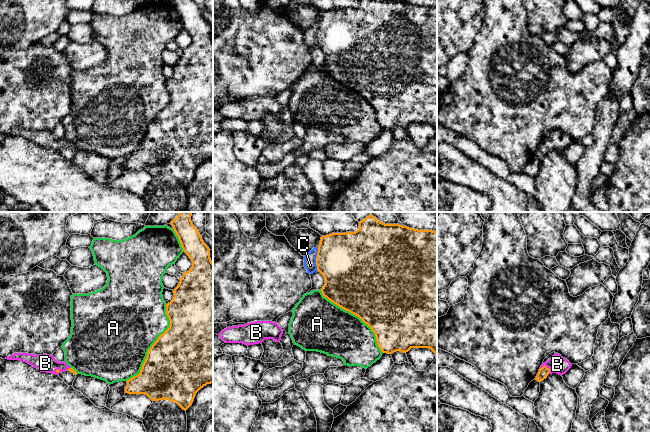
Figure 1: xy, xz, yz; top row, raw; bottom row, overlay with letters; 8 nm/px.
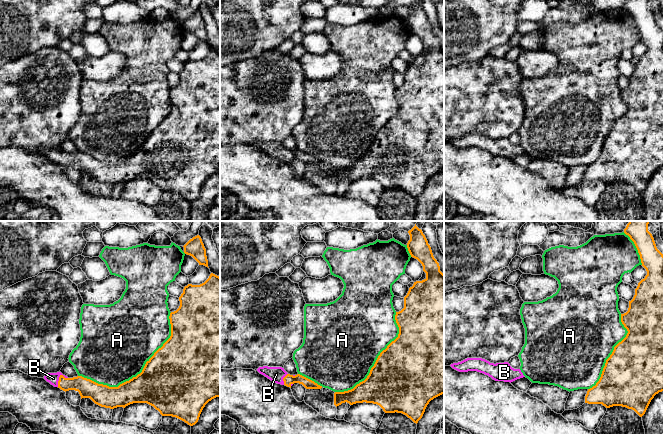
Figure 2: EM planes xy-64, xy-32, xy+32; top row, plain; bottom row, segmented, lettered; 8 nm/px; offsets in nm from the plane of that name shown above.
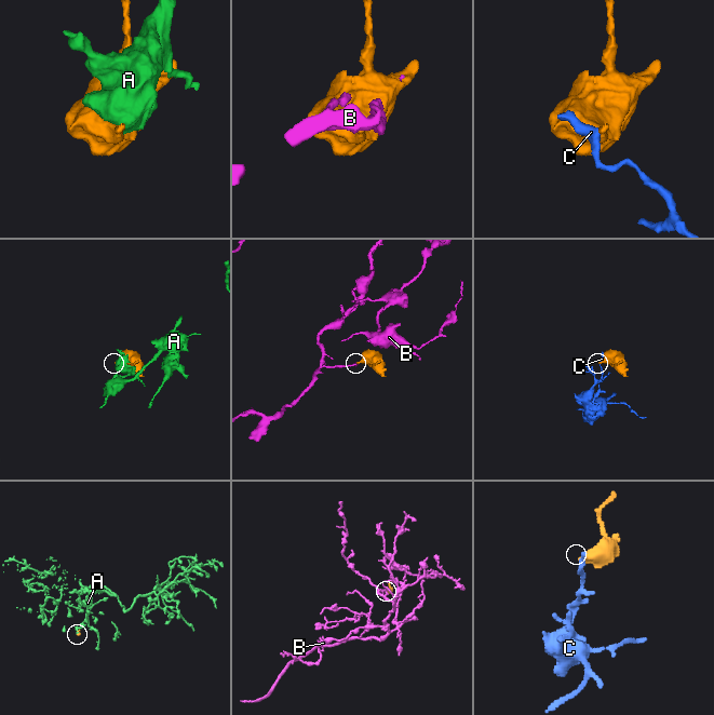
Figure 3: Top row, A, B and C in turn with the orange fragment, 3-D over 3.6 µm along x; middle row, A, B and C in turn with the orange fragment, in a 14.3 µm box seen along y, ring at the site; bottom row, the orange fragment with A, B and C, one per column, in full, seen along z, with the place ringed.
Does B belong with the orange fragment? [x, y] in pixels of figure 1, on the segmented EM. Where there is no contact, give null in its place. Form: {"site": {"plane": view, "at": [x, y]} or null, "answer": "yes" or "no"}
{"site": {"plane": "yz", "at": [545, 366]}, "answer": "yes"}

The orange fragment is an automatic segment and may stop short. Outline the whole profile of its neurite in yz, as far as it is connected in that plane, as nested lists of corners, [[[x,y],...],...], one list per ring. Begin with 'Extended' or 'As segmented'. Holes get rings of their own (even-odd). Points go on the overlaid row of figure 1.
Extended. [[[556,353],[548,361],[541,365],[535,380],[541,382],[552,373],[563,375],[571,368],[571,366],[572,364],[567,359]]]

